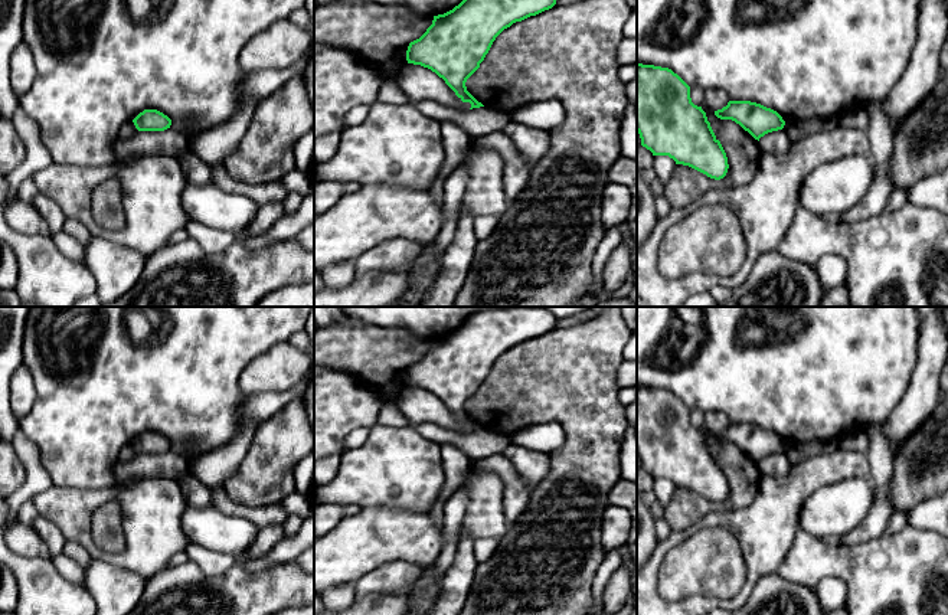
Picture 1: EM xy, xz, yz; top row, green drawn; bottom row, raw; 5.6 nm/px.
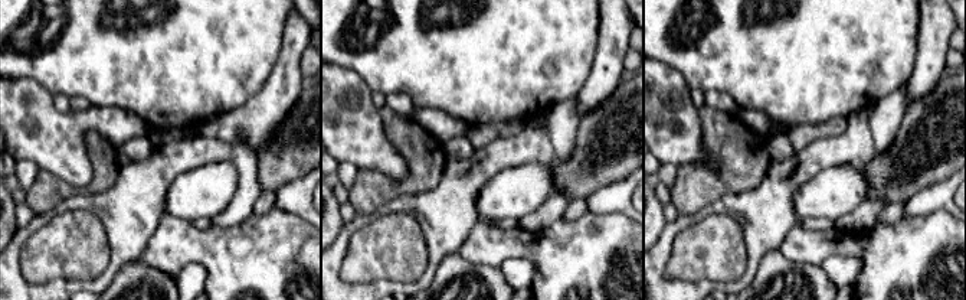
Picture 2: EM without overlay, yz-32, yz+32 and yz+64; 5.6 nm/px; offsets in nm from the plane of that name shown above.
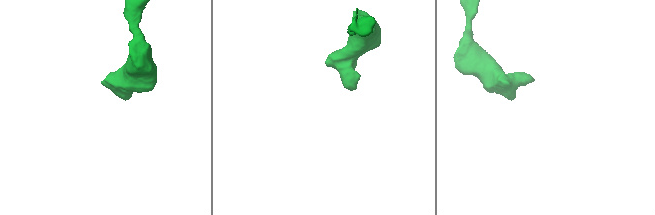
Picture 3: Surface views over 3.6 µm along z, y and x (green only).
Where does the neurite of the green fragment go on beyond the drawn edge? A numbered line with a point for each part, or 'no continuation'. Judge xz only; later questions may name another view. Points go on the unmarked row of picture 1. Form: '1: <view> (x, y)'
no continuation

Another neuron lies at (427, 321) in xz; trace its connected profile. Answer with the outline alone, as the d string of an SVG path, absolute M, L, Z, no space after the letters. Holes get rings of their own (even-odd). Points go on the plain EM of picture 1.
M340 307L346 315L362 320L365 324L380 327L401 327L425 338L438 338L452 333L471 314L481 310L513 308L513 307Z

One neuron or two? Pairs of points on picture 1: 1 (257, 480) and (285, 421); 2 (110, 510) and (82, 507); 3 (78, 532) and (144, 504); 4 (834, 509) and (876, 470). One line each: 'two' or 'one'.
1: one
2: two
3: one
4: two

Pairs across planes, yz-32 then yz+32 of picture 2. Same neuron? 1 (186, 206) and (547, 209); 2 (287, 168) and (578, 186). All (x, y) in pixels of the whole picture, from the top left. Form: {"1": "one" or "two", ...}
{"1": "two", "2": "one"}

